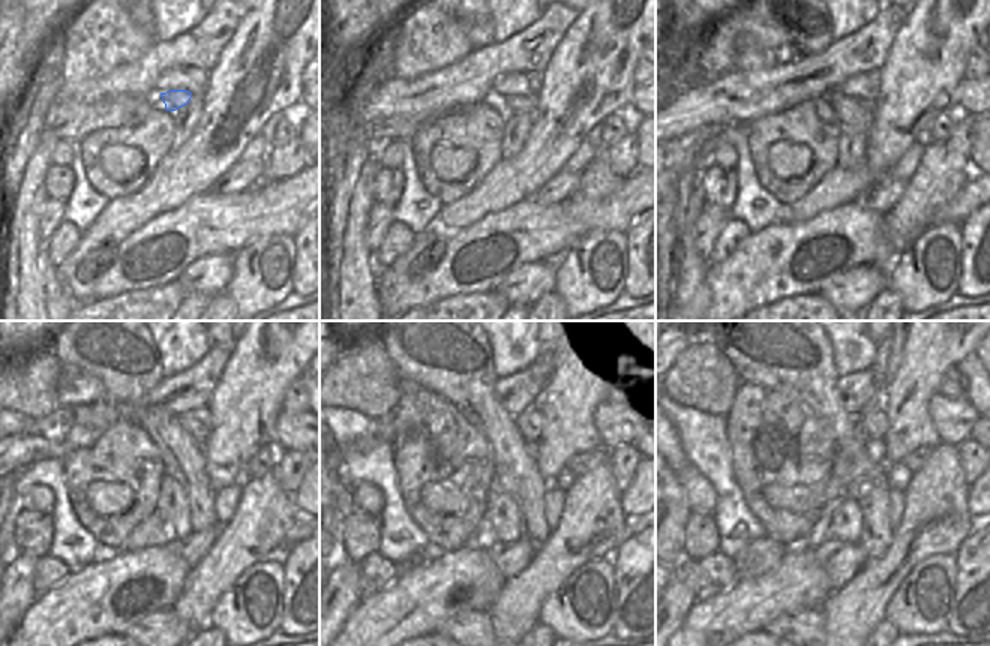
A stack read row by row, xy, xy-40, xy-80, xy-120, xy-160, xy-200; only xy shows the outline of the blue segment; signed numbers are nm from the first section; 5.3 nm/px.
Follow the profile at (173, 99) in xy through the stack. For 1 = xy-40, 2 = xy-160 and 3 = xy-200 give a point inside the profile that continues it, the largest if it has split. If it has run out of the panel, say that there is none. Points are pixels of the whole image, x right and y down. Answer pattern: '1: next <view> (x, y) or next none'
1: next xy-40 (513, 104)
2: next xy-160 (533, 447)
3: next xy-200 (875, 448)

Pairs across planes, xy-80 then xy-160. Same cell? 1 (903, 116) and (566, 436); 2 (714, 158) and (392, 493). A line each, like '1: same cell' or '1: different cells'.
1: same cell
2: different cells

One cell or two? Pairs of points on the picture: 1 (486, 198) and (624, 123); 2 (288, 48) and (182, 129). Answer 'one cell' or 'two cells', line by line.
1: two cells
2: two cells

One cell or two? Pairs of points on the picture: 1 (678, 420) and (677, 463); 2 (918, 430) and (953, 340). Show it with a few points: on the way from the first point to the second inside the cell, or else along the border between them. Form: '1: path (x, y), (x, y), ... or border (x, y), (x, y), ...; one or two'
1: border (671, 421), (680, 447), (695, 469); two
2: path (917, 408), (917, 378), (930, 363); one

